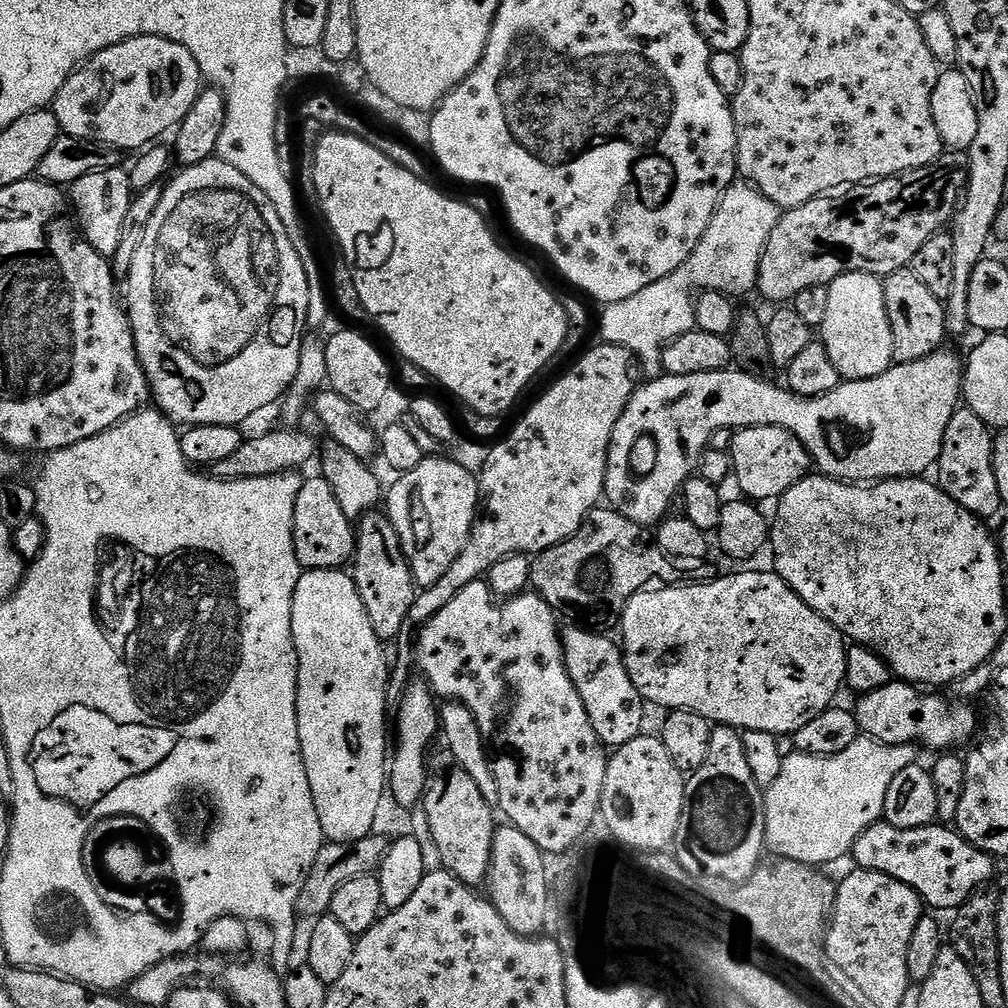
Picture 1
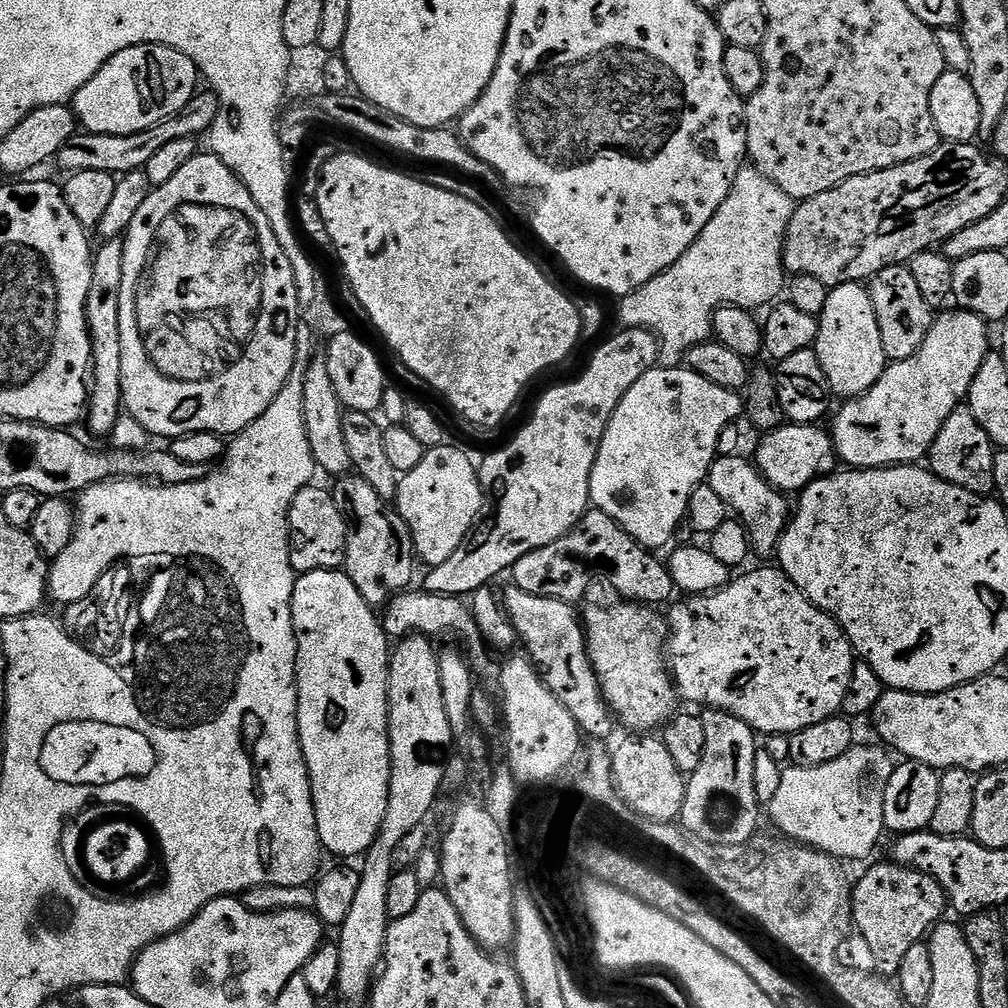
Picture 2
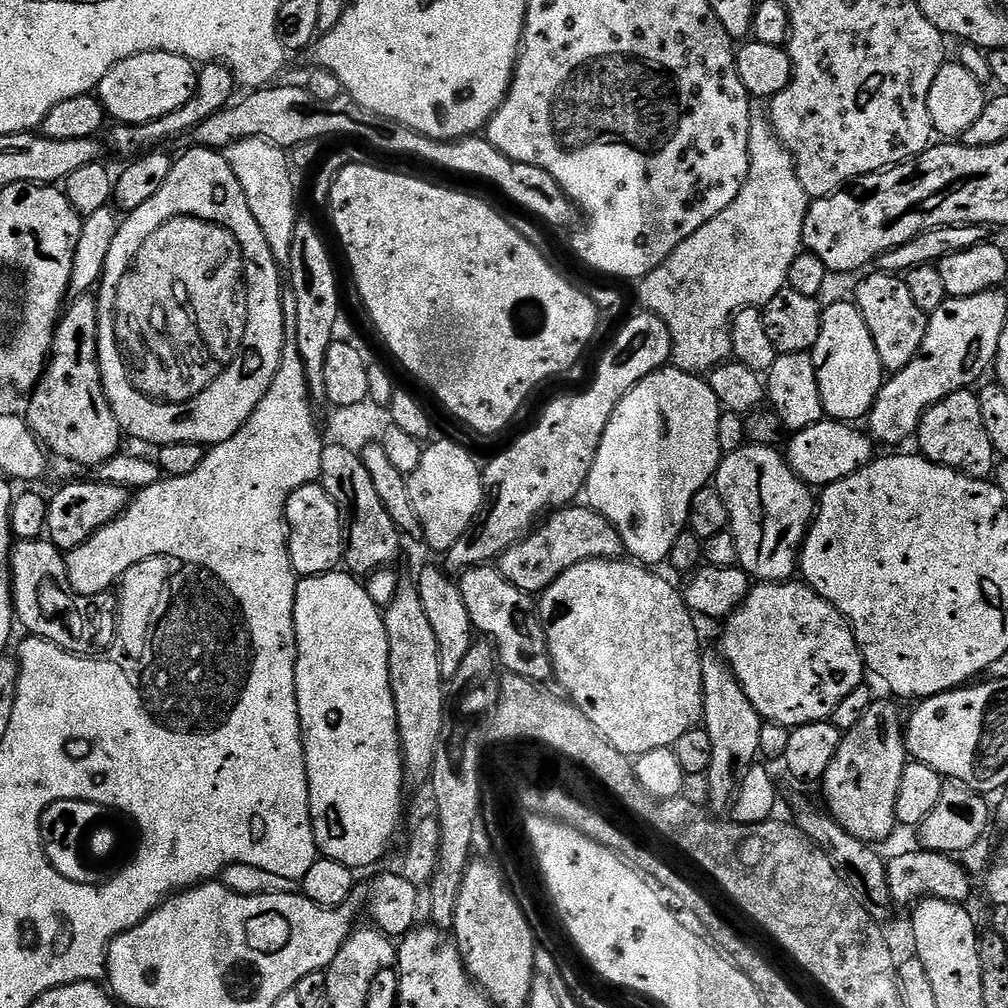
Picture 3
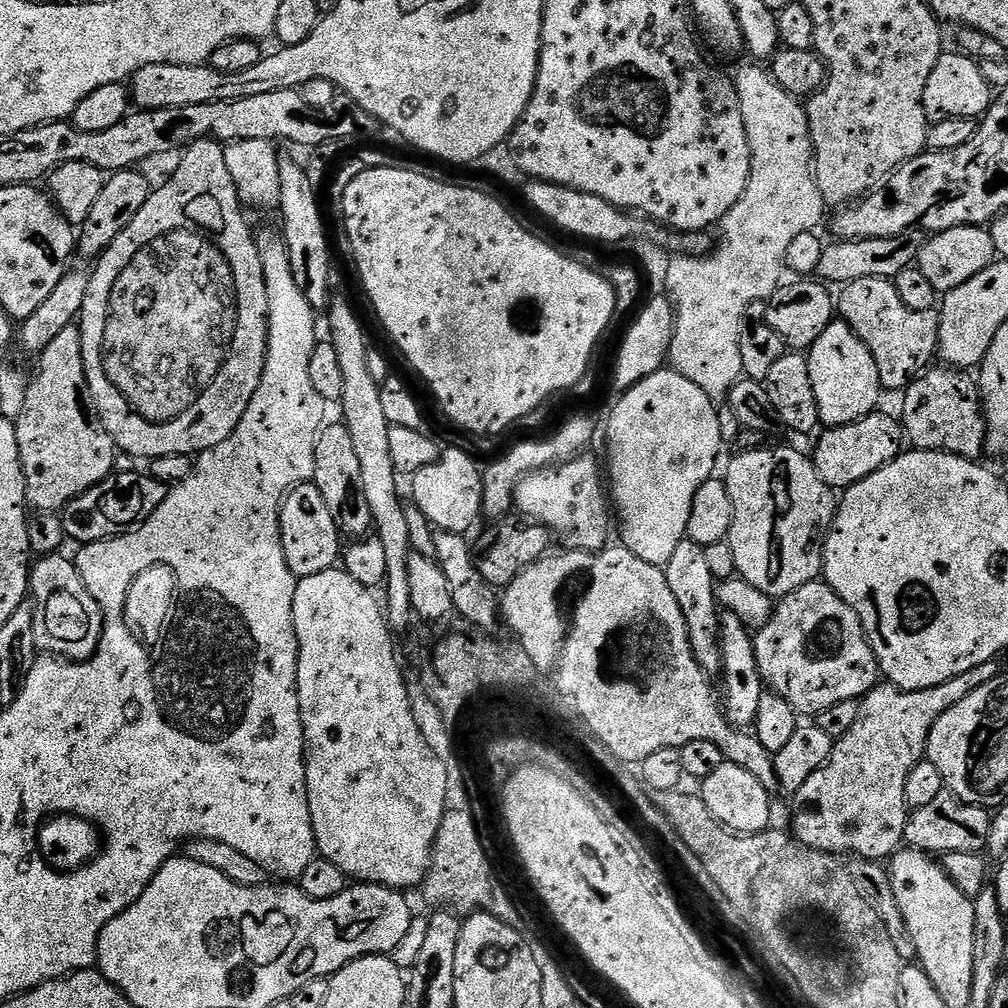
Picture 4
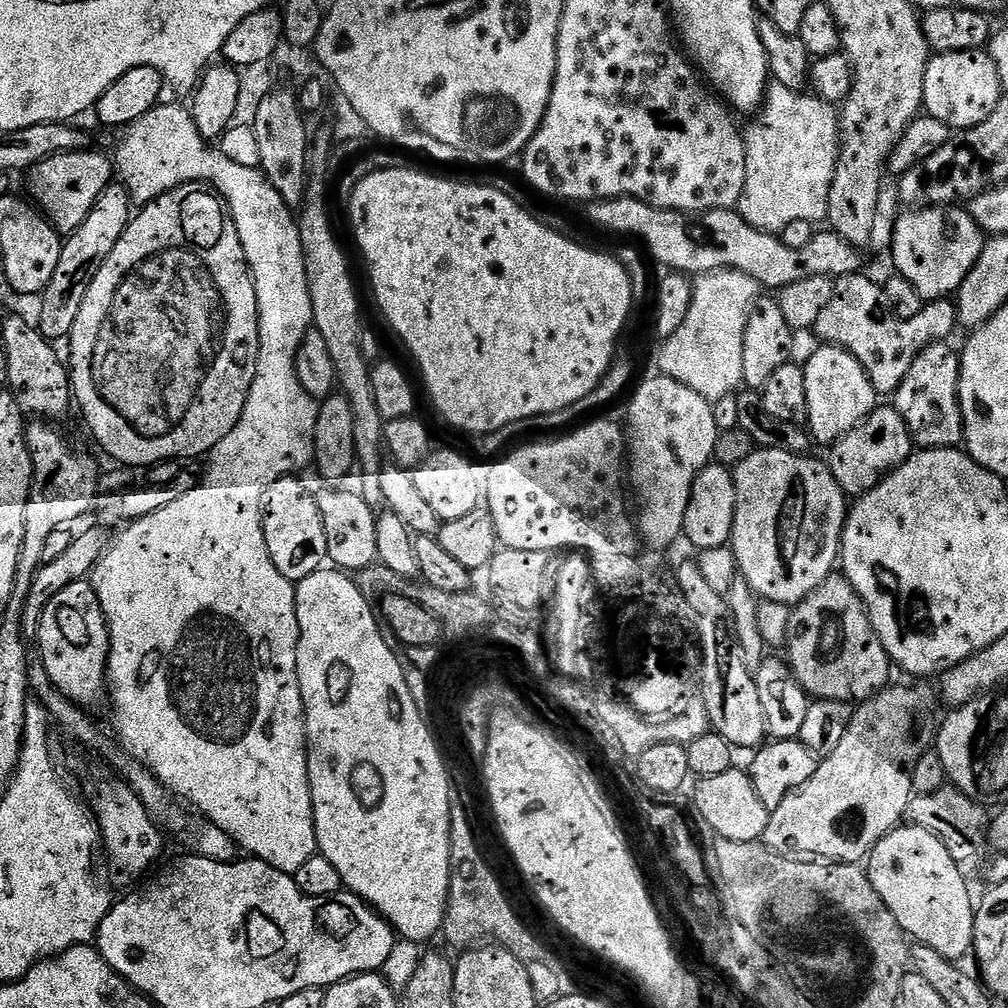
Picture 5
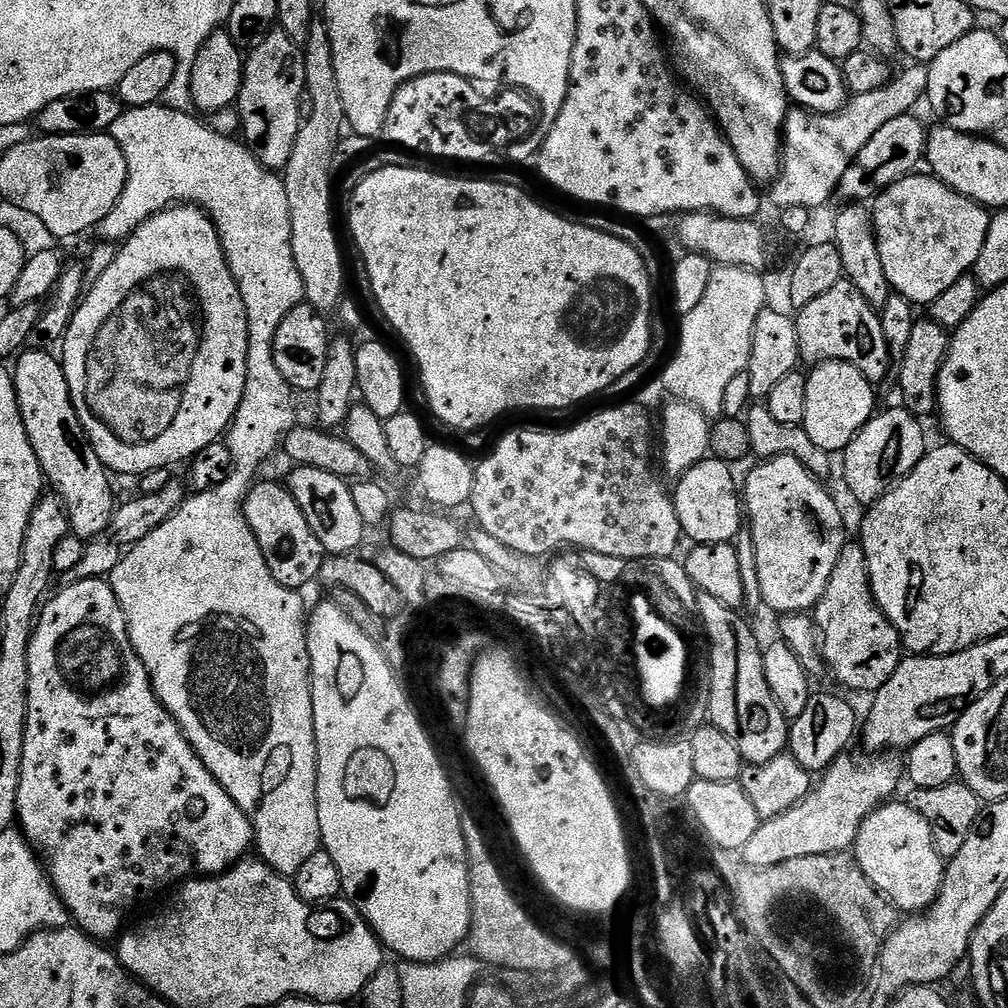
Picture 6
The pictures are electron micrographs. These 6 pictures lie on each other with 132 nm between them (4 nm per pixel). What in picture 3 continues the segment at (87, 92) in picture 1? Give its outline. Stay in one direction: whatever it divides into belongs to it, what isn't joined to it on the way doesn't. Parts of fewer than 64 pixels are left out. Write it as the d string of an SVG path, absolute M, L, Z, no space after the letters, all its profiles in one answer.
M143 52L118 62L102 78L98 89L104 111L113 121L121 124L145 124L162 118L190 102L196 95L198 68L191 60L178 54Z

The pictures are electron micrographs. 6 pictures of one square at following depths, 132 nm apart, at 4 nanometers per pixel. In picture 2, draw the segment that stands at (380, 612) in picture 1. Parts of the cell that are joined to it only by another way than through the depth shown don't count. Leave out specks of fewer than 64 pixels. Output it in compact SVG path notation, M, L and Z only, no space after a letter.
M349 474L339 477L335 484L336 488L331 489L332 497L348 523L343 571L347 572L350 582L358 586L358 594L362 594L373 610L383 609L411 585L408 583L412 580L412 571L418 565L412 535L404 523L392 524L393 513L389 505L380 497L378 490L370 486L370 482Z

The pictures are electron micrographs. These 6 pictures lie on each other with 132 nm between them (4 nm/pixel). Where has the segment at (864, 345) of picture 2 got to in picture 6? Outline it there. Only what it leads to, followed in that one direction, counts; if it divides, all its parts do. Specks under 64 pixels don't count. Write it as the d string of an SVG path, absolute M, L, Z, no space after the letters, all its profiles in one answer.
M837 360L815 365L807 377L806 418L802 426L806 434L810 434L814 446L822 446L829 454L843 453L877 411L877 389L854 366Z

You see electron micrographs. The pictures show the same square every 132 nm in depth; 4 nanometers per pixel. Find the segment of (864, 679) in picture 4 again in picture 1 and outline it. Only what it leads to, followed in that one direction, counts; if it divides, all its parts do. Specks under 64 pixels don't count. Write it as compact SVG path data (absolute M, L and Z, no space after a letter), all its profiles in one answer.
M775 570L768 572L736 572L733 576L717 575L709 579L708 584L687 584L679 586L653 586L645 591L634 594L624 603L624 610L620 614L618 629L618 644L622 649L624 670L628 673L630 682L642 694L642 698L649 705L657 704L663 710L683 710L686 712L697 712L704 716L713 725L725 728L735 728L741 733L762 730L775 736L792 736L806 722L814 722L818 714L822 714L827 708L833 707L836 695L840 688L845 687L846 658L848 648L845 637L826 618L822 618L798 594L780 577Z

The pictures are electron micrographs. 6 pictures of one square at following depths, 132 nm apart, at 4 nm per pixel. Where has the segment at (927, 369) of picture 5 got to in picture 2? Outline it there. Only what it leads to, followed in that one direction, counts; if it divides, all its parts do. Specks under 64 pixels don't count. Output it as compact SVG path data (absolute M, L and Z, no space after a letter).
M961 406L942 422L942 430L938 430L938 438L934 438L934 446L926 457L927 467L938 478L950 482L954 486L962 486L962 490L970 490L979 496L992 496L996 492L994 478L994 462L997 447L992 443L990 434L978 426L978 418L966 406Z

